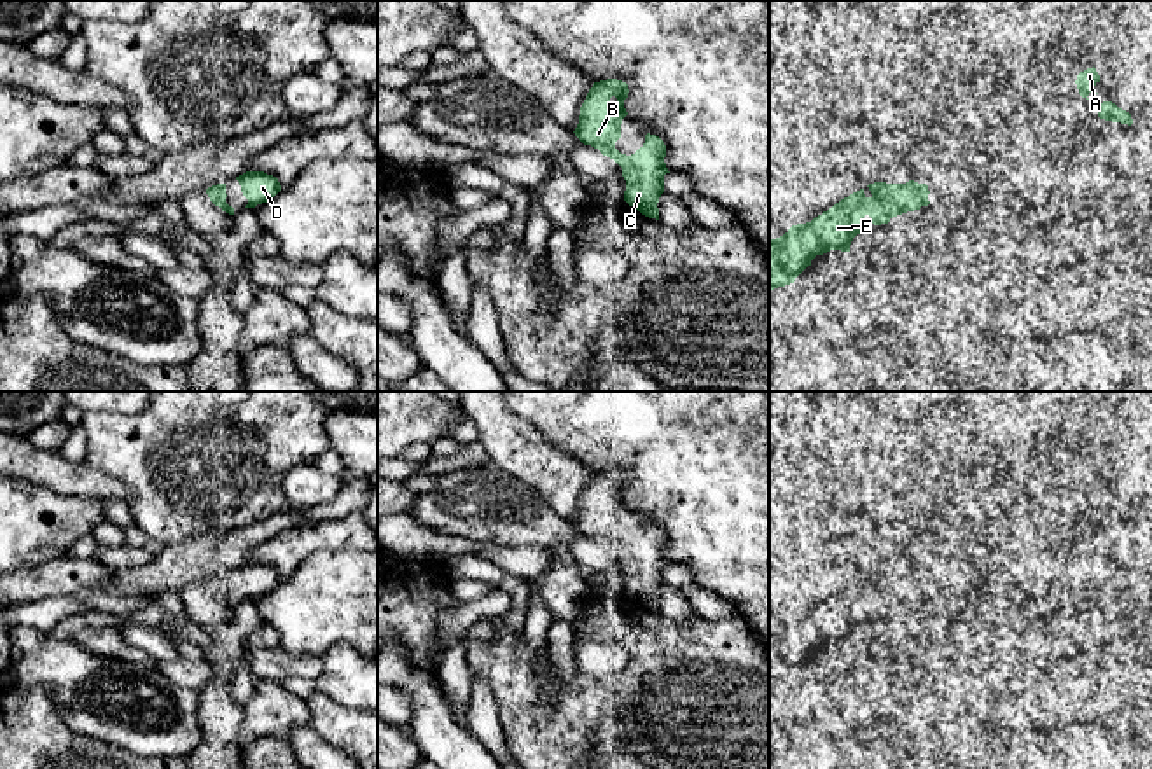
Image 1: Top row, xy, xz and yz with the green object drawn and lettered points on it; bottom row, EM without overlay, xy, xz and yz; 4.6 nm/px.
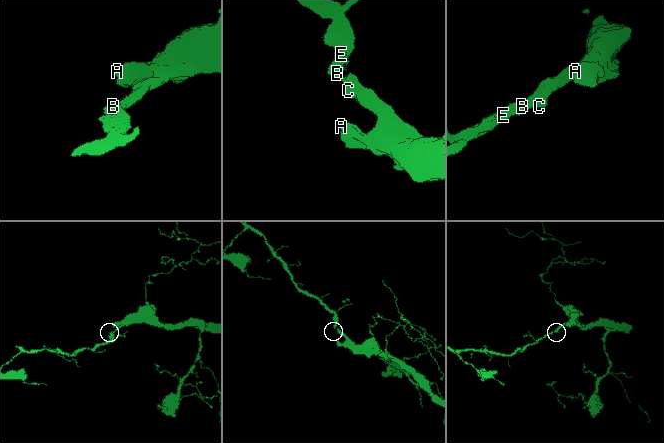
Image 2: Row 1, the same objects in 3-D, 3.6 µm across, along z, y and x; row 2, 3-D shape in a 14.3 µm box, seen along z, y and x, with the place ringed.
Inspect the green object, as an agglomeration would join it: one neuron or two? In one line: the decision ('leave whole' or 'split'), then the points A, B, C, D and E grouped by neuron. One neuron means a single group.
leave whole; A B C D E

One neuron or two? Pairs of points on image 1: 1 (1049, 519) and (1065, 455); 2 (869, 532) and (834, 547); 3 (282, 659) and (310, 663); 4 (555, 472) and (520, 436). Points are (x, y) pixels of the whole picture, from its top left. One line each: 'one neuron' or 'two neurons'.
1: one neuron
2: two neurons
3: one neuron
4: one neuron

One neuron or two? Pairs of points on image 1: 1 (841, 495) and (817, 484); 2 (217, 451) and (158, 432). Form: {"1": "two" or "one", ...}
{"1": "two", "2": "one"}

